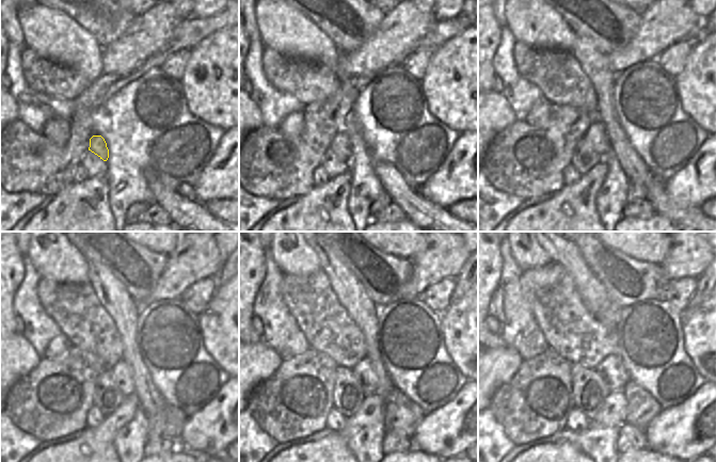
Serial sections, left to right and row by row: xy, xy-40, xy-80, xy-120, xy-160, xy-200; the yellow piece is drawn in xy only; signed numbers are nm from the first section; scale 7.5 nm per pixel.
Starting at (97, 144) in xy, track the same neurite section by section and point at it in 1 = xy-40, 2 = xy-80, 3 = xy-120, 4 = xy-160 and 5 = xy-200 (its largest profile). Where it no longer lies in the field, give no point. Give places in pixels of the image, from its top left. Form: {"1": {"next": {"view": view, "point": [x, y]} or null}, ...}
{"1": {"next": {"view": "xy-40", "point": [340, 144]}}, "2": {"next": {"view": "xy-80", "point": [595, 136]}}, "3": {"next": {"view": "xy-120", "point": [121, 375]}}, "4": {"next": {"view": "xy-160", "point": [363, 370]}}, "5": {"next": {"view": "xy-200", "point": [611, 368]}}}

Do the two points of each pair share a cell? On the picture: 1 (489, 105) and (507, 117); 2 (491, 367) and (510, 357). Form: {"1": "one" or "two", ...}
{"1": "one", "2": "one"}

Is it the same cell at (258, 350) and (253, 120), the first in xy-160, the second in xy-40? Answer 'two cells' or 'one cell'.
one cell

